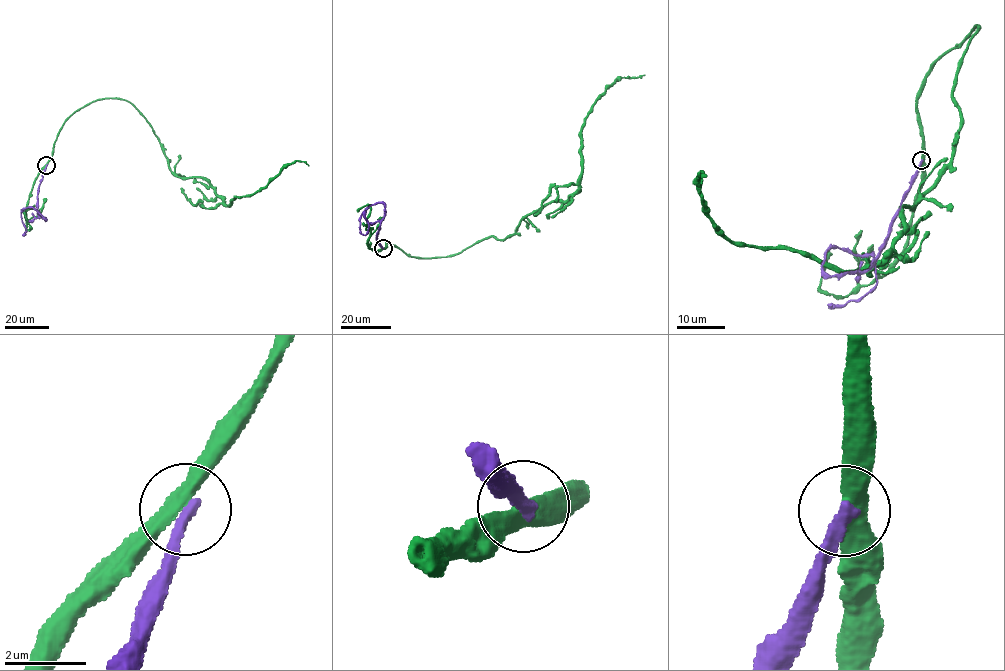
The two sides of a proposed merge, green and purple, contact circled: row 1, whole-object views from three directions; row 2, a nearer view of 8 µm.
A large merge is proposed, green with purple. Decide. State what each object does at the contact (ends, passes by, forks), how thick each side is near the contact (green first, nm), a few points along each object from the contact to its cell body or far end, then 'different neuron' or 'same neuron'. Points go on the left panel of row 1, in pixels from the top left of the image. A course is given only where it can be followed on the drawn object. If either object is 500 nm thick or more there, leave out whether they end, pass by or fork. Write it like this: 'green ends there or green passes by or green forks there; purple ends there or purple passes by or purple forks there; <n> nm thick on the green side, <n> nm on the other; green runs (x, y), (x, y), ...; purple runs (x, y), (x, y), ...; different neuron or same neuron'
green passes by; purple ends there; 400 nm thick on the green side, 320 nm on the other; green runs (46, 165), (75, 112), (117, 98), (146, 119), (171, 170), (203, 178), (227, 205), (296, 161), (309, 166); purple runs (46, 165), (36, 202), (39, 216), (45, 220), (32, 207), (27, 207), (21, 211), (26, 231), (23, 234); different neuron

